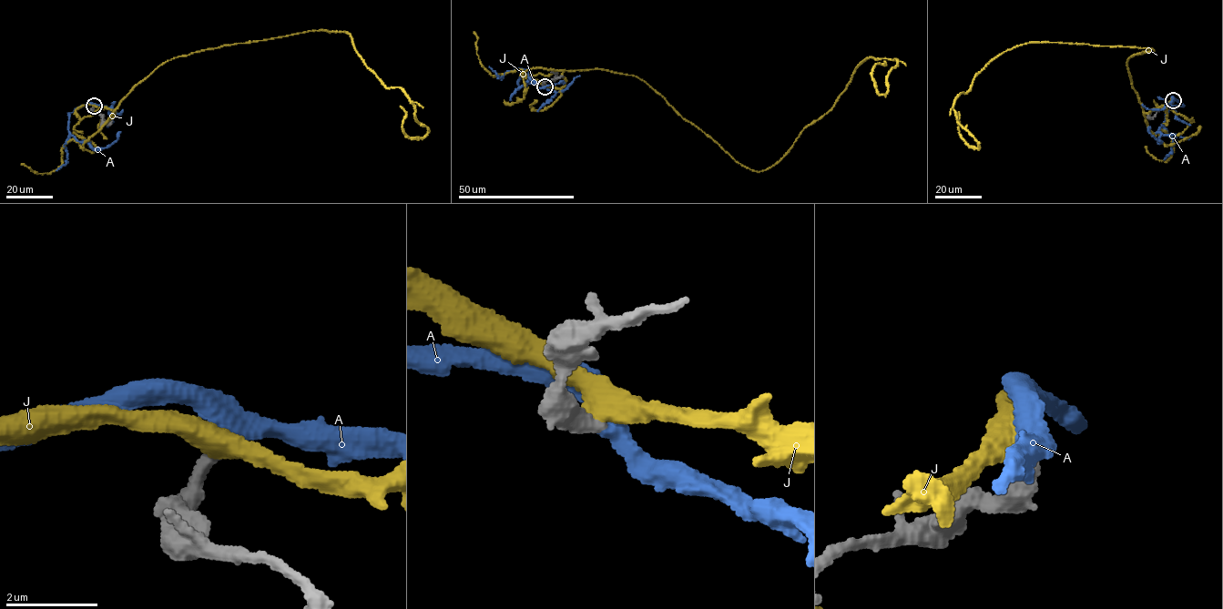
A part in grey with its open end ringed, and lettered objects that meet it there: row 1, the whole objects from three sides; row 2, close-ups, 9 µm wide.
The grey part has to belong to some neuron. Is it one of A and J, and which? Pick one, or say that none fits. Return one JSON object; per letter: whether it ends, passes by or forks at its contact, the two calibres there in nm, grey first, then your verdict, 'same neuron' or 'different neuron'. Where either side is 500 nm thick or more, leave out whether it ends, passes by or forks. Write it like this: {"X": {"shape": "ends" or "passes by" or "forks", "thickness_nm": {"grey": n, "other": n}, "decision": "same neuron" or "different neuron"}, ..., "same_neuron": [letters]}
{"A": {"shape": "passes by", "thickness_nm": {"grey": 360, "other": 360}, "decision": "same neuron"}, "J": {"shape": "passes by", "thickness_nm": {"grey": 400, "other": 480}, "decision": "different neuron"}, "same_neuron": ["A"]}

